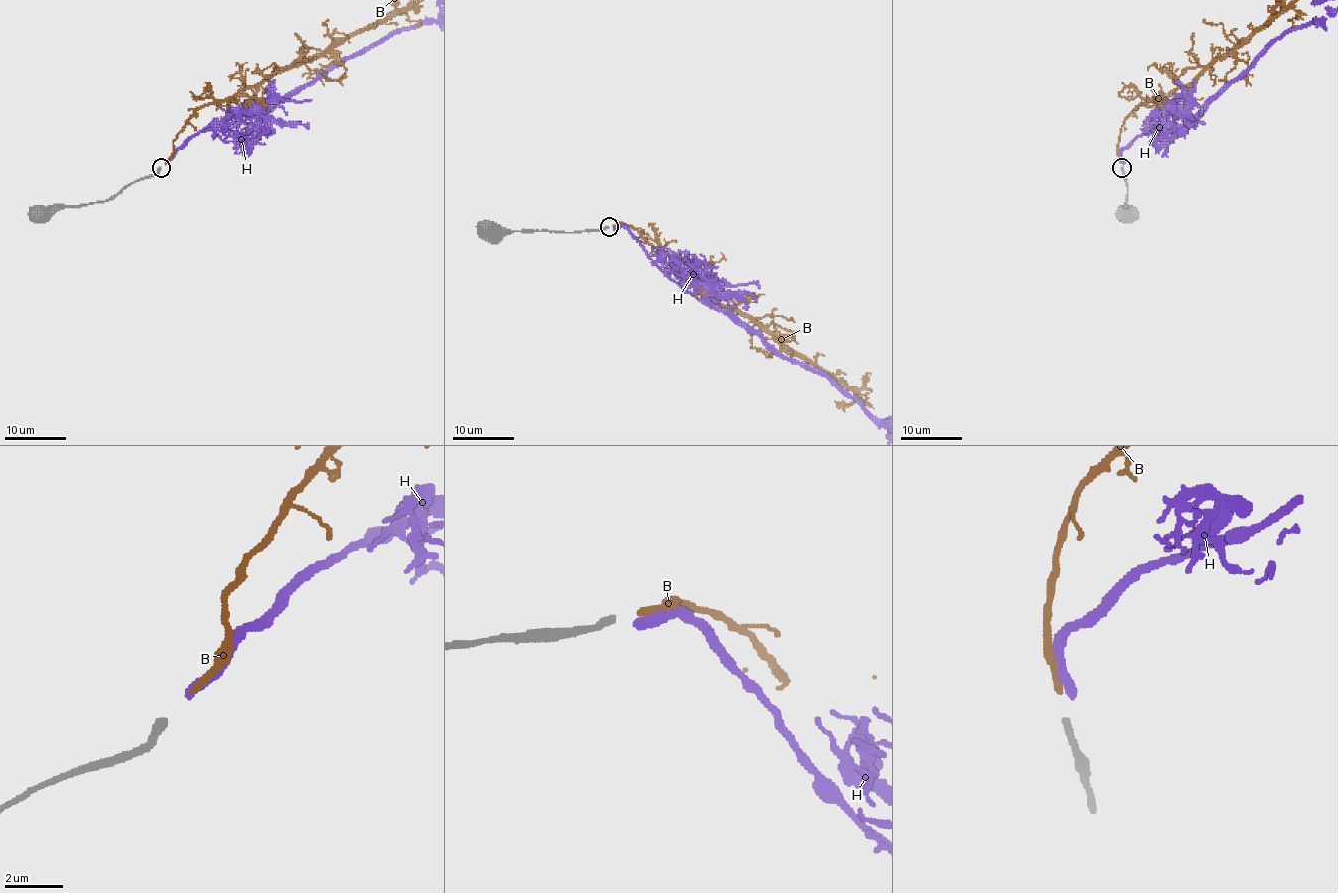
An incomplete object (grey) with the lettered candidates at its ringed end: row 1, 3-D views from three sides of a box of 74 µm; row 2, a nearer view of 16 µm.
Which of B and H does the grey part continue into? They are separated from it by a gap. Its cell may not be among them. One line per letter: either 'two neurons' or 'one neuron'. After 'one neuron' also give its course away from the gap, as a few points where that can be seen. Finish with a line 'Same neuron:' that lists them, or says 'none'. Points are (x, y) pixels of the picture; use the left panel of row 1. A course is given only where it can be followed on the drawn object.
B: two neurons
H: two neurons
Same neuron: none

